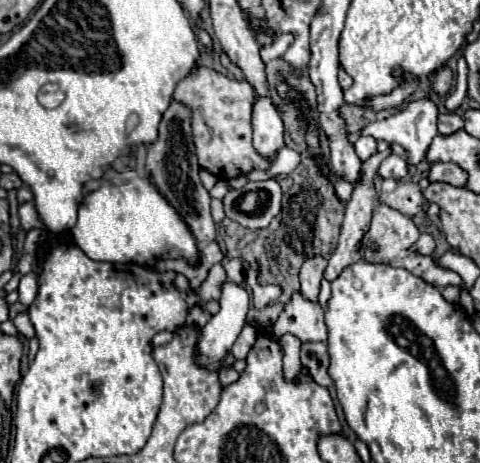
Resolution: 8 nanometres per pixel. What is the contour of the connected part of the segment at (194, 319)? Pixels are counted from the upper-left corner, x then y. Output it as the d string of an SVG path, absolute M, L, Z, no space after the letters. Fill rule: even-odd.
M198 305L196 307L192 307L190 311L188 311L188 317L186 317L186 325L196 325L196 327L204 327L206 325L206 321L208 321L208 317L210 317L210 313L204 313Z

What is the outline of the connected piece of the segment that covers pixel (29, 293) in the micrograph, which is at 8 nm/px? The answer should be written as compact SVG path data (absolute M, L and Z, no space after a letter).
M30 271L26 273L22 279L20 279L20 285L18 285L18 297L20 297L20 303L28 309L32 305L32 301L36 299L36 291L38 291L38 277Z

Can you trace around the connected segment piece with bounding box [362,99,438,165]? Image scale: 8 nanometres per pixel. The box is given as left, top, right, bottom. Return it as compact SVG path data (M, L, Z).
M422 99L408 103L406 109L398 111L388 119L368 123L362 129L362 135L372 135L378 141L400 143L408 151L408 163L418 165L432 139L438 135L436 121L436 103L432 99Z

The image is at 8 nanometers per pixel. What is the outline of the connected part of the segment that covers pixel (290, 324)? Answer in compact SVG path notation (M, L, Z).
M296 291L290 301L284 305L278 321L272 327L276 337L286 333L296 335L302 343L306 341L326 341L328 331L324 323L324 311L320 303L308 301L300 291Z

